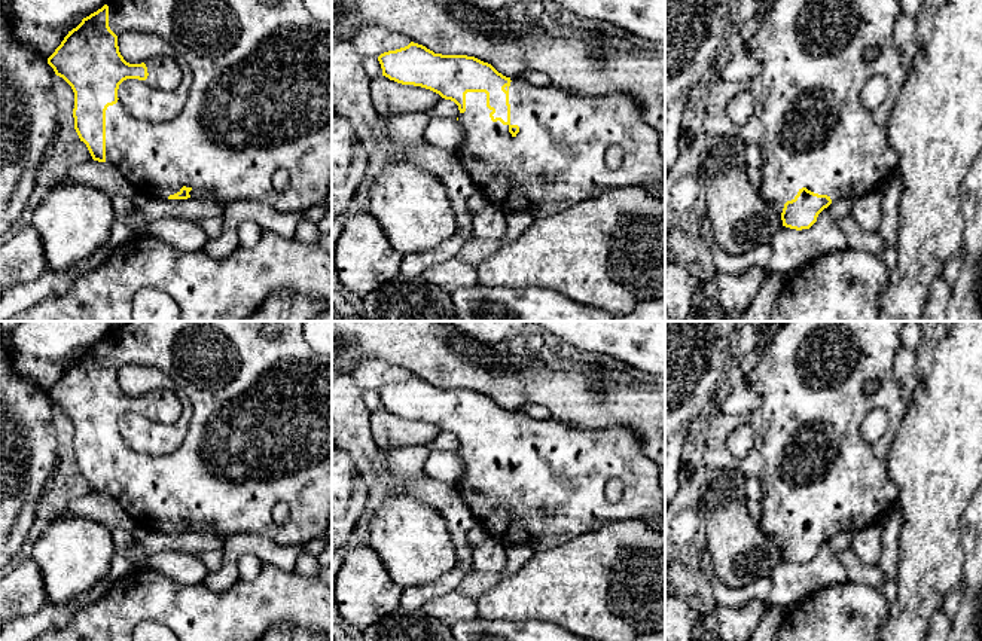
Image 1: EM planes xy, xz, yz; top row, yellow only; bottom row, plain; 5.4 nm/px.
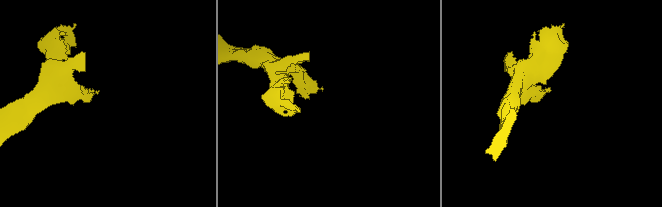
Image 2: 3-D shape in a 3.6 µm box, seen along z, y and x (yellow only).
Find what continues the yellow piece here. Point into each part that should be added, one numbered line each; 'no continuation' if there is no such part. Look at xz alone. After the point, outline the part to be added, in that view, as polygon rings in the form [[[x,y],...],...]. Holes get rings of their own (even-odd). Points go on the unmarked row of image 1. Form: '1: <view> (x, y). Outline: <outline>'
1: xz (567, 478). Outline: [[[510,410],[510,457],[492,455],[485,425],[466,427],[466,445],[458,448],[464,471],[455,483],[461,498],[469,504],[478,524],[488,537],[504,546],[533,544],[553,537],[558,541],[591,531],[594,521],[641,521],[650,515],[665,516],[665,491],[659,485],[662,467],[643,449],[641,439],[628,428],[579,430],[564,422],[534,419],[521,410]]]

